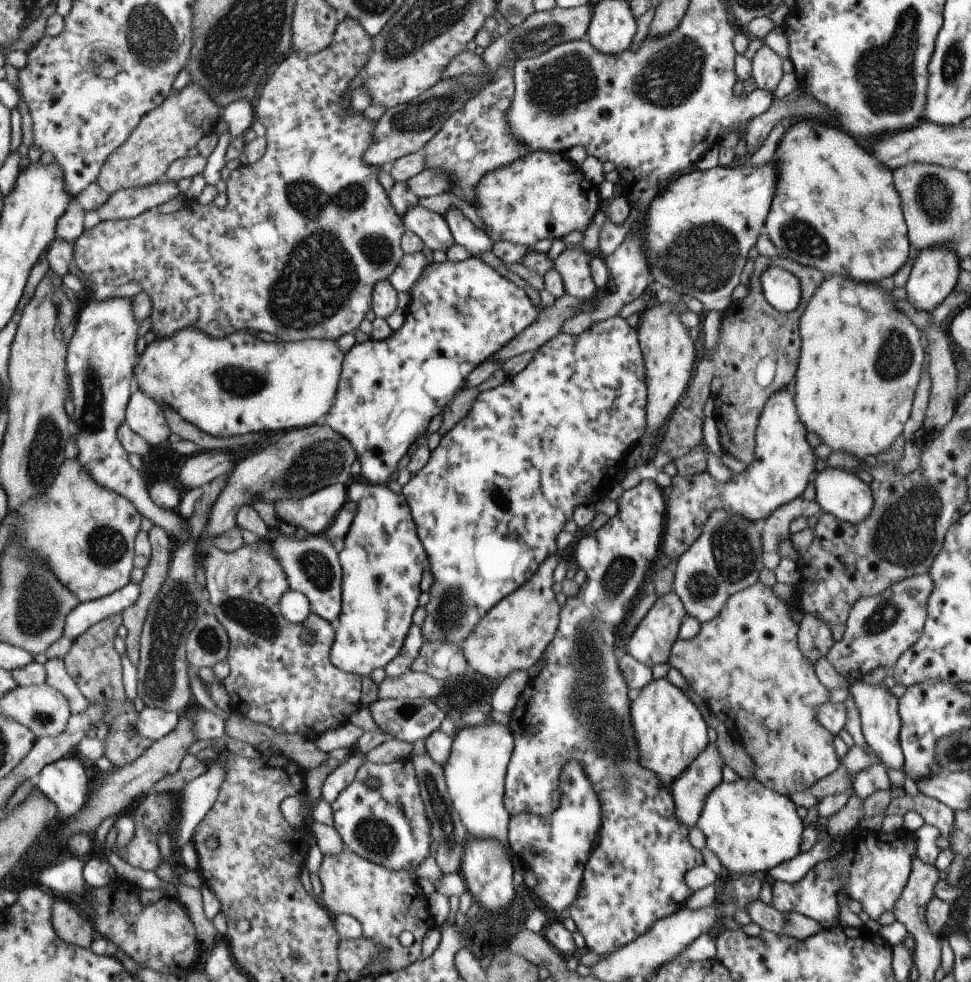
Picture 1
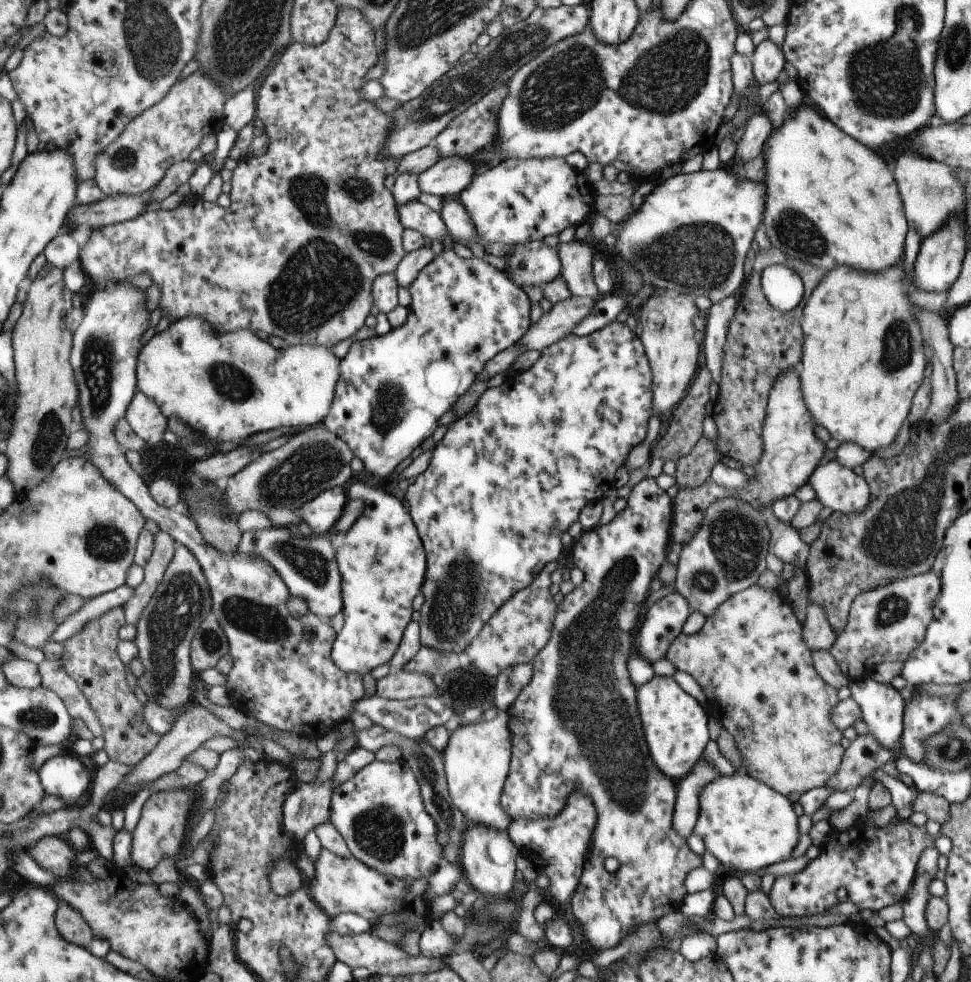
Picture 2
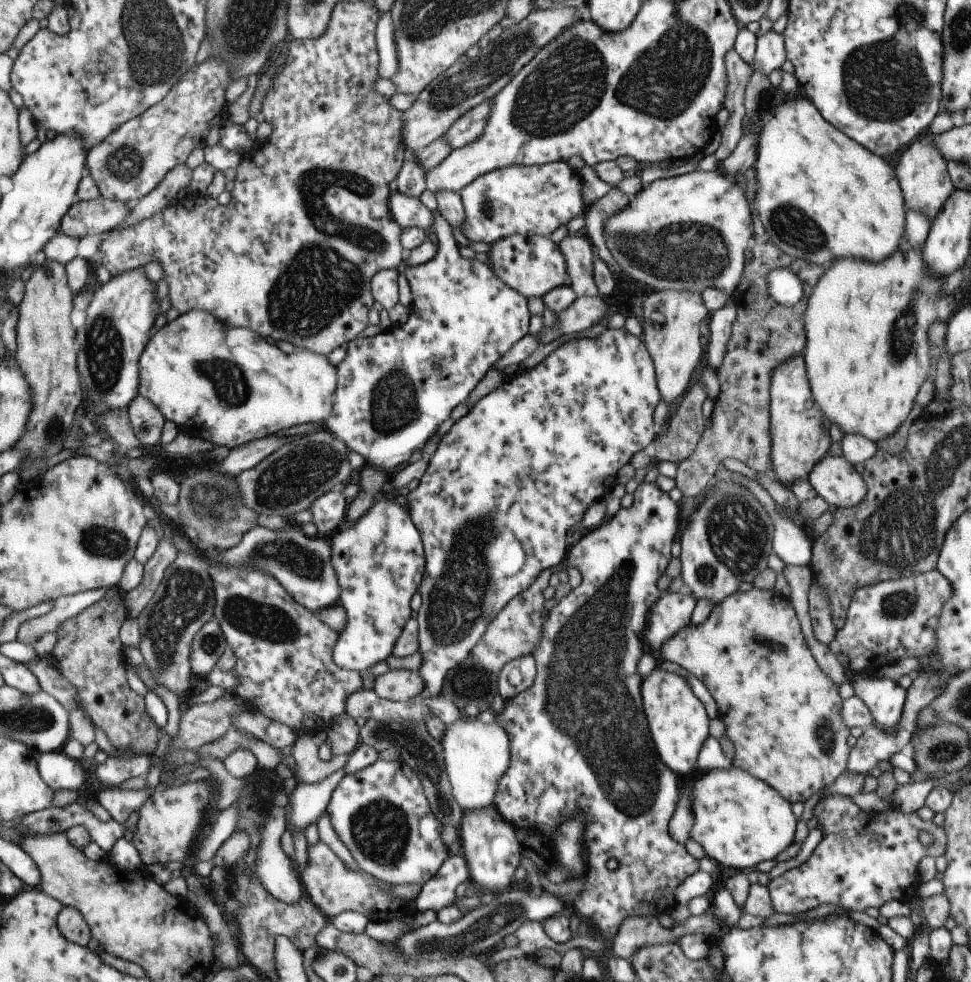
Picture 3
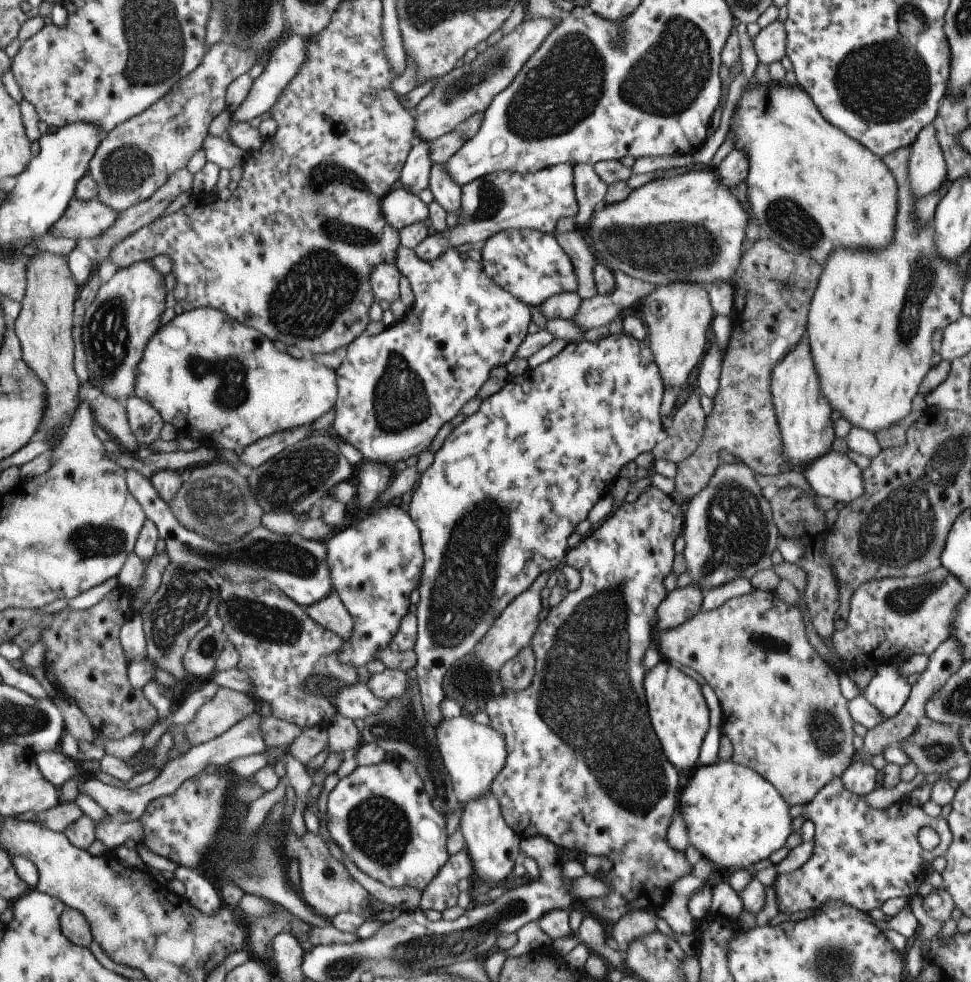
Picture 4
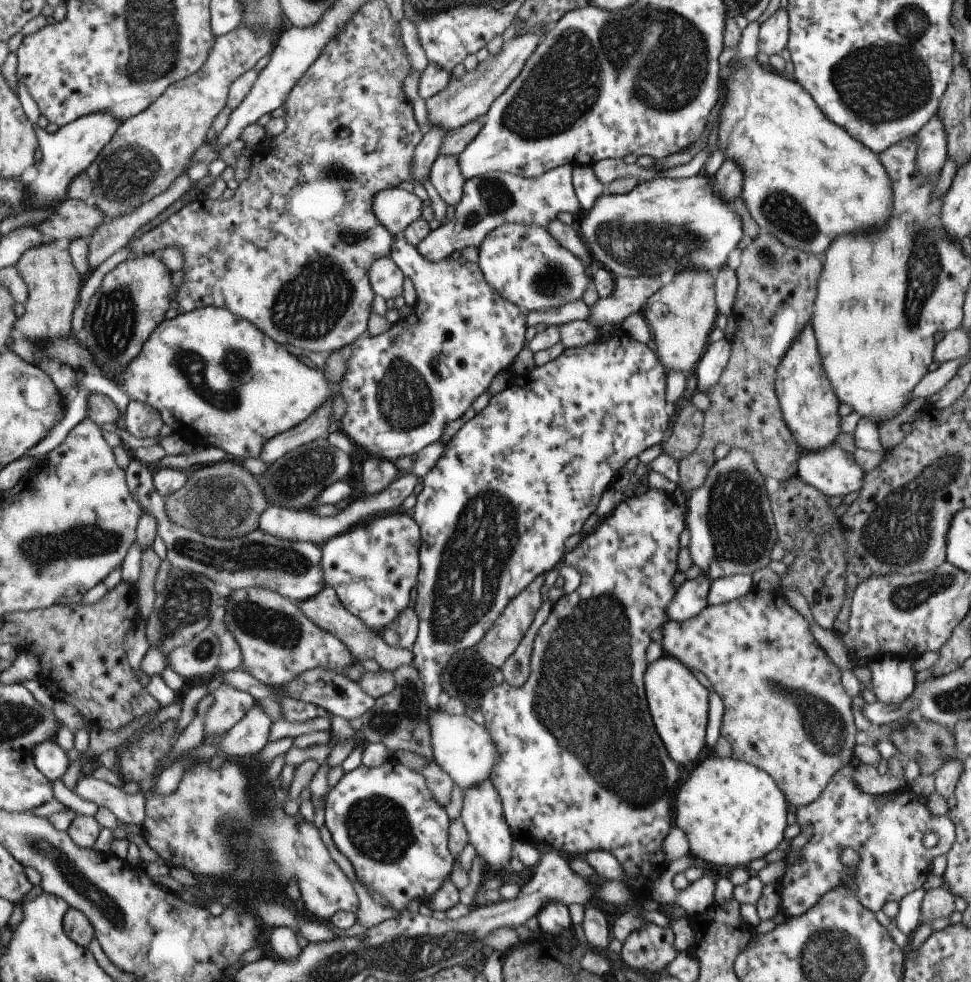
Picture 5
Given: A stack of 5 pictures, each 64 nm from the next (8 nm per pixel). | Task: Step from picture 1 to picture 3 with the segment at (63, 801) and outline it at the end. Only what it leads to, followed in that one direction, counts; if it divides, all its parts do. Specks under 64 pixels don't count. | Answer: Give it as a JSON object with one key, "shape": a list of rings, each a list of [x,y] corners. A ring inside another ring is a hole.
{"shape":[[[61,749],[39,753],[36,759],[41,780],[54,792],[61,790],[79,790],[83,786],[84,772],[79,762],[71,760]]]}

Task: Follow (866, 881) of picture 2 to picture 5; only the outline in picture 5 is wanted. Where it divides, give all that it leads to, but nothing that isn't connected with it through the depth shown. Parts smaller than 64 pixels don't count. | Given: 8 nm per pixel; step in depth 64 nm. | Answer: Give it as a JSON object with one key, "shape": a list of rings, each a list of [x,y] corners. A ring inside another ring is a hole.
{"shape":[[[854,762],[845,764],[841,770],[835,772],[815,802],[798,807],[791,807],[785,802],[787,810],[791,810],[795,814],[795,824],[799,826],[799,832],[808,826],[812,829],[811,836],[799,849],[800,859],[787,865],[781,878],[773,883],[774,890],[780,898],[779,912],[785,918],[801,916],[807,908],[817,904],[817,900],[825,892],[829,892],[837,886],[843,886],[843,884],[853,886],[853,892],[855,892],[859,904],[872,913],[881,910],[886,902],[899,903],[906,894],[922,888],[927,874],[930,873],[930,862],[933,857],[946,855],[955,840],[955,828],[948,815],[935,817],[929,814],[925,800],[908,787],[881,795],[867,794],[859,790],[853,782]],[[927,832],[932,832],[937,836],[937,842],[931,848],[924,848],[921,844],[922,835]],[[847,847],[852,848],[859,856],[859,864],[853,870],[843,866],[841,858],[839,858],[841,851]]]}

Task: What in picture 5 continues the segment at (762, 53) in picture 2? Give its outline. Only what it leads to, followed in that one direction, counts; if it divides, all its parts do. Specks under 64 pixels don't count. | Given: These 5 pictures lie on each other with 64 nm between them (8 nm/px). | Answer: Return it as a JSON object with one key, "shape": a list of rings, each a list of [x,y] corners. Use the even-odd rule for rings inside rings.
{"shape":[[[780,6],[759,25],[757,50],[765,56],[780,54],[788,41],[788,18],[785,9]]]}

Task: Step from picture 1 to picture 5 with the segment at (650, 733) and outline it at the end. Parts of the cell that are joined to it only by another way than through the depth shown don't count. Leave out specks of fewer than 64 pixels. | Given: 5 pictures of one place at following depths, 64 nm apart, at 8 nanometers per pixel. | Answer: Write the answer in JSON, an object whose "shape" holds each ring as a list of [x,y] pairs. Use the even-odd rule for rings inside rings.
{"shape":[[[662,654],[651,664],[646,664],[642,674],[653,727],[669,758],[679,766],[693,762],[704,748],[708,719],[707,690],[688,669],[673,656]]]}

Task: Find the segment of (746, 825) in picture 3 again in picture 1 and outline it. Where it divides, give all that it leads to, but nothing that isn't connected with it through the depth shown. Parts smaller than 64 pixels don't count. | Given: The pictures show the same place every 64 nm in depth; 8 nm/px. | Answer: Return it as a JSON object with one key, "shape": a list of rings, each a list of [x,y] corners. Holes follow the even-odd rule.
{"shape":[[[737,778],[733,782],[719,782],[709,790],[695,827],[704,836],[705,848],[719,859],[732,877],[765,876],[767,870],[799,853],[803,822],[795,808],[789,797],[763,786],[754,778]]]}

